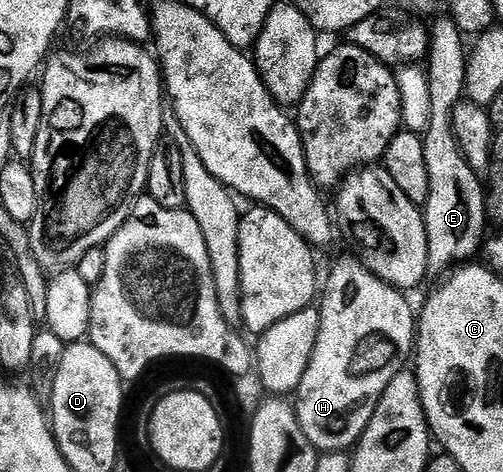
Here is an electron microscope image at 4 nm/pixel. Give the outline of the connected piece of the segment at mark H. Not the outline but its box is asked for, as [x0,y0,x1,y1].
[294,259,418,453]

